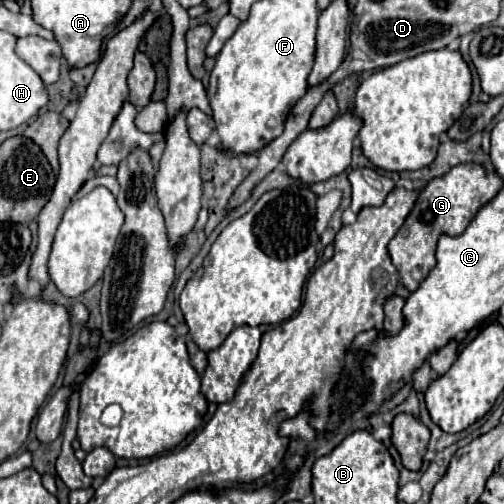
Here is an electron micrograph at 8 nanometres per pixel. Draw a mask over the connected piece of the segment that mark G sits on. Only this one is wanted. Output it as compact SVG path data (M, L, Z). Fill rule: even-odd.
M459 164L451 168L443 178L433 178L425 190L419 194L415 208L407 216L401 230L389 242L389 256L399 270L401 282L409 292L415 292L419 284L429 276L435 268L435 246L441 234L459 236L465 232L469 222L475 218L481 206L491 202L499 190L503 188L503 180L495 172L487 172L481 164Z

